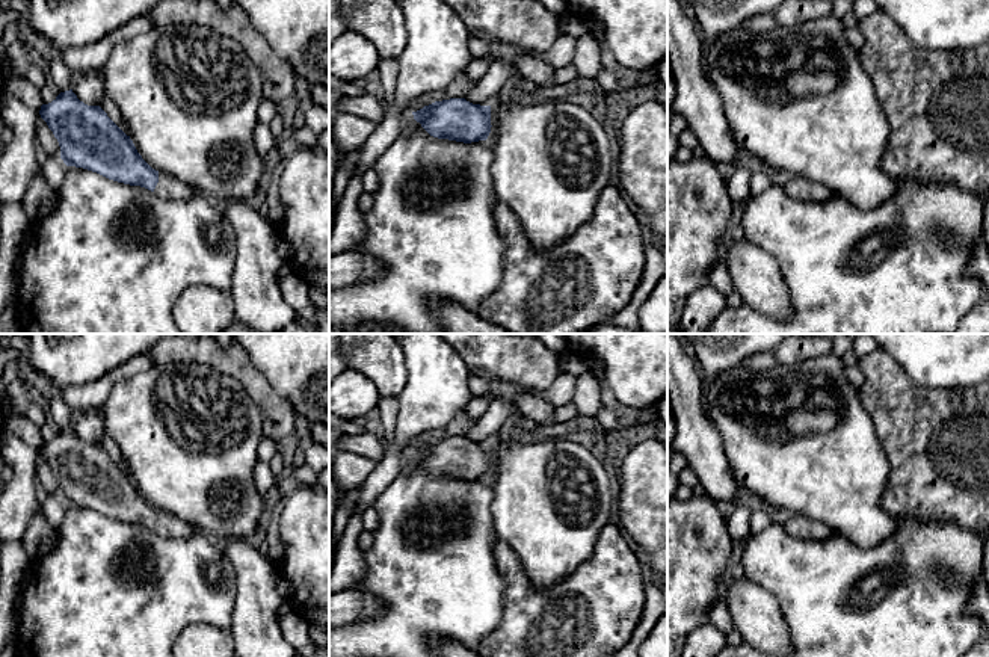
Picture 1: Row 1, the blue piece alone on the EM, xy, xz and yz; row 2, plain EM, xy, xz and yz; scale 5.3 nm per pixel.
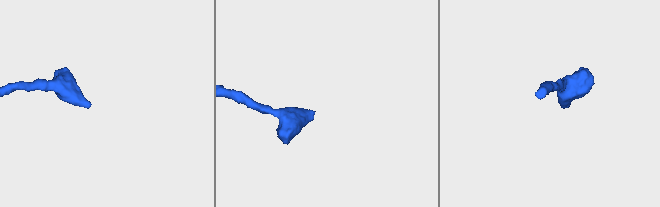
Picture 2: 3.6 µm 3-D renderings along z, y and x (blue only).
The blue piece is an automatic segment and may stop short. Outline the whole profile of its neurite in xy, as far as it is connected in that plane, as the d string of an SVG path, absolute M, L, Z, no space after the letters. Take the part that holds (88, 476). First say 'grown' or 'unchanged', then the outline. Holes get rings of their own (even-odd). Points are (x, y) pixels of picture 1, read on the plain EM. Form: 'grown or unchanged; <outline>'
grown; M72 427L42 443L41 456L60 485L66 504L83 506L109 518L140 524L162 538L189 538L198 529L153 507L127 474L100 444L88 444Z

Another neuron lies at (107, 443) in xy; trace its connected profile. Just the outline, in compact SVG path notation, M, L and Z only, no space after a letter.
M106 432L103 440L100 441L100 446L107 452L107 455L127 473L130 474L130 470L122 458L122 453L118 447L118 444L115 443L113 438L110 438Z

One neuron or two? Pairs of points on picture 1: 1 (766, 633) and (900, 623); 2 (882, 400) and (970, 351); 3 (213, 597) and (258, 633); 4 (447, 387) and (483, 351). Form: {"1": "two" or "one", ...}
{"1": "two", "2": "two", "3": "two", "4": "two"}

